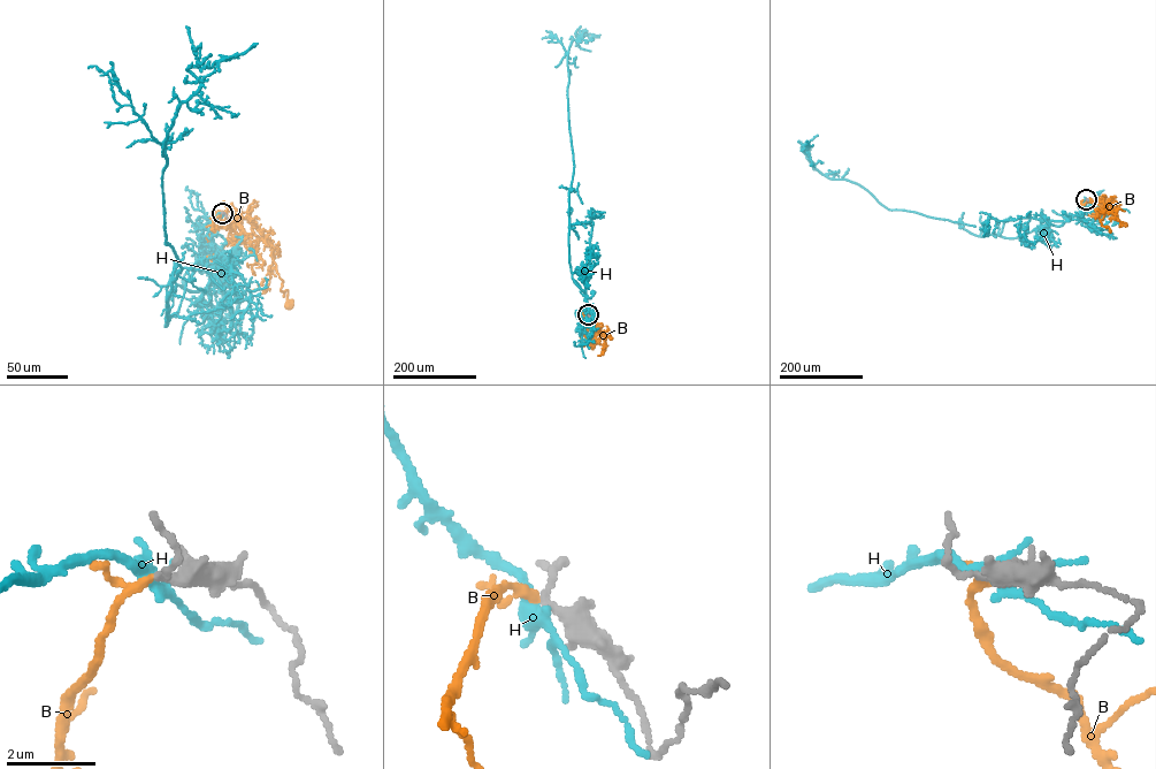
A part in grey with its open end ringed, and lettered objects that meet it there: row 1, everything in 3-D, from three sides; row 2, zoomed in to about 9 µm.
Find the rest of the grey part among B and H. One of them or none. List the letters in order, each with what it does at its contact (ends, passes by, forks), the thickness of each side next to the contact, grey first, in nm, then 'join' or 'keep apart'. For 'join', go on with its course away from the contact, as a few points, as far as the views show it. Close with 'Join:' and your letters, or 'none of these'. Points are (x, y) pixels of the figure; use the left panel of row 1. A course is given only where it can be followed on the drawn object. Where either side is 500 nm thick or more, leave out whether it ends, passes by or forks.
B: it passes by; 180 nm thick on the grey side, 150 nm on the other; join; it runs (222, 213), (220, 220), (237, 234), (253, 234), (268, 245), (283, 281), (280, 290), (288, 291), (288, 304)
H: it forks there; 200 nm thick on the grey side, 280 nm on the other; keep apart
Join: B

